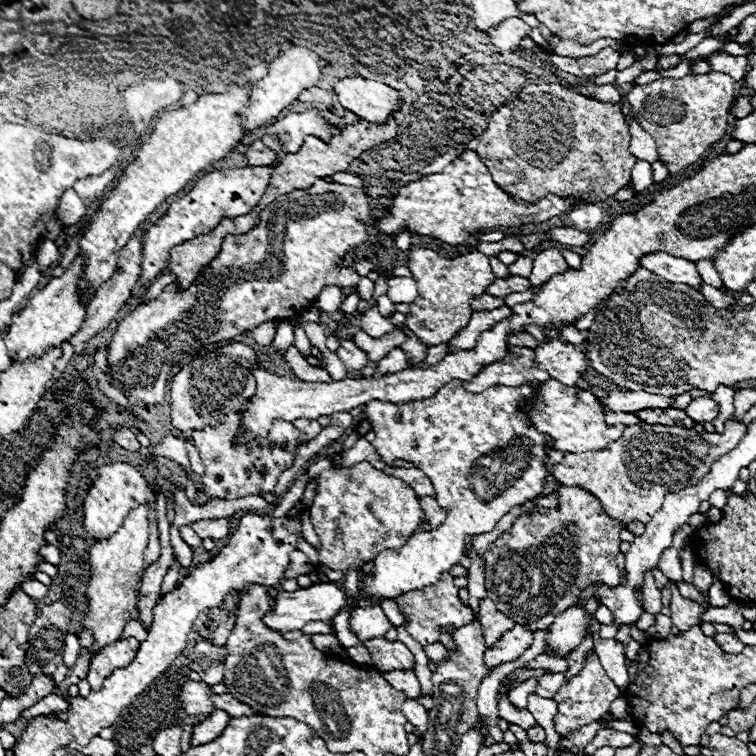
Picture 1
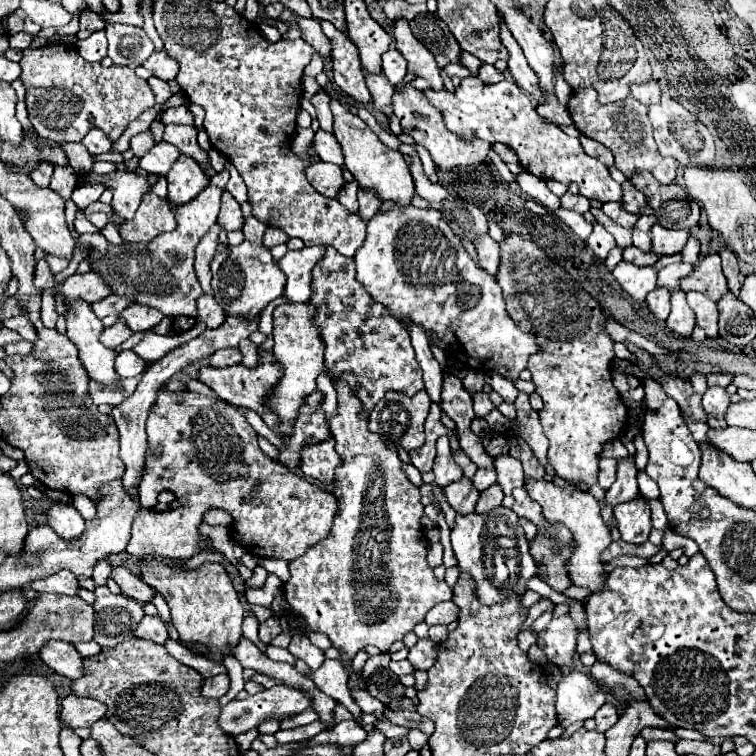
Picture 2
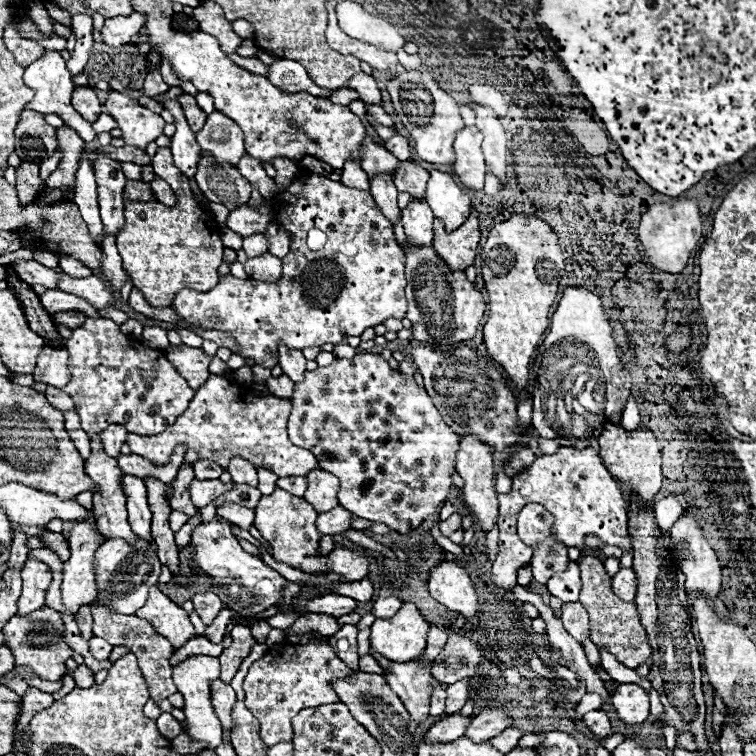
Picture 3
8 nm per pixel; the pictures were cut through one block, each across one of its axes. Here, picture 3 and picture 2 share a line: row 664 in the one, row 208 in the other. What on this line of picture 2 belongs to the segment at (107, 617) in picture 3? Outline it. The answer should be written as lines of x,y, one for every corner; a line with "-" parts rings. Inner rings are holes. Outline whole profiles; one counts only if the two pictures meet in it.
148,192
136,212
136,218
120,226
120,236
124,242
150,242
158,234
172,232
174,228
176,220
170,202

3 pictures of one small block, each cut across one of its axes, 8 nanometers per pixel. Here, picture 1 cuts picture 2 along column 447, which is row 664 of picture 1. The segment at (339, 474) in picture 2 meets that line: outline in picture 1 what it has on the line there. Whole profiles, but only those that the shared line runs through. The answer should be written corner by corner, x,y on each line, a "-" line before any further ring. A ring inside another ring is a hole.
590,654
584,662
584,668
580,670
580,674
572,676
570,680
566,680
562,684
562,688
554,694
554,702
558,706
558,712
554,714
554,730
564,736
564,734
570,734
574,730
580,730
582,726
598,720
602,714
608,712
610,708
610,702
614,698
618,698
620,692
618,688
614,686
614,682
606,676
606,672
602,670
600,666
600,660
596,654

